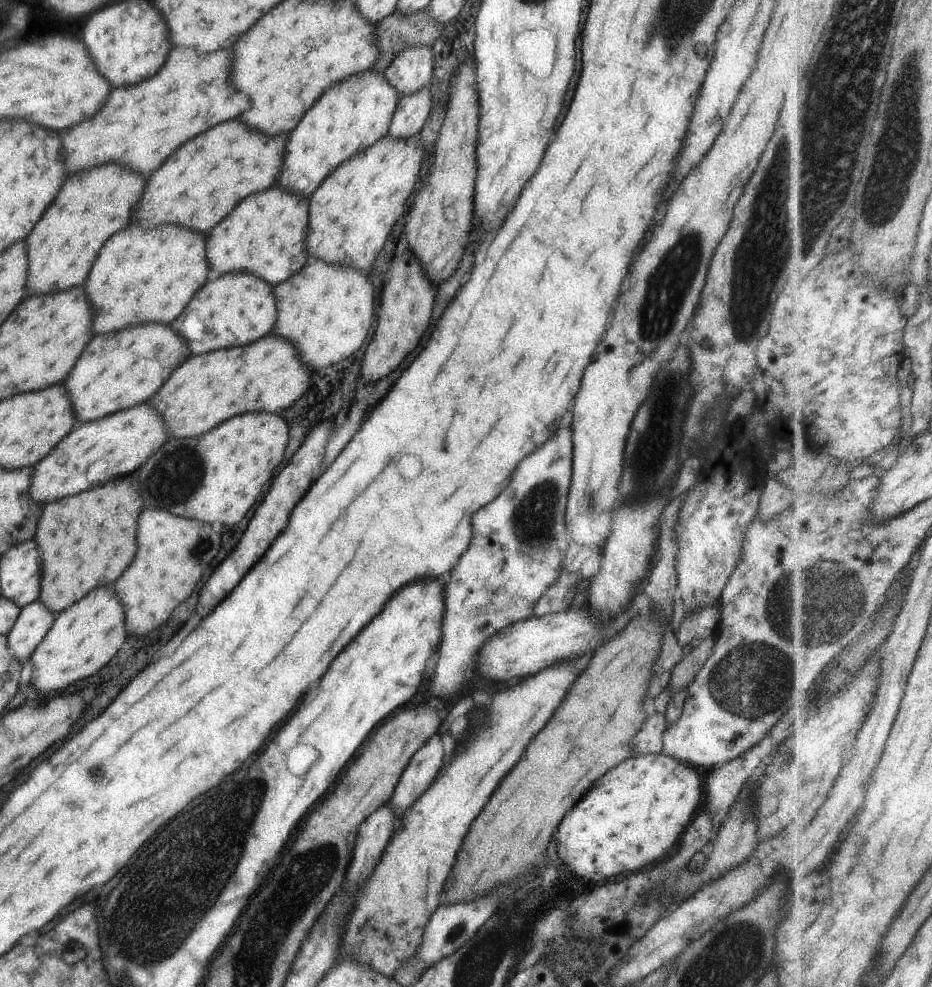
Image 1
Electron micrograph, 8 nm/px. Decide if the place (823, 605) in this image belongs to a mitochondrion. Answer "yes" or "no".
yes

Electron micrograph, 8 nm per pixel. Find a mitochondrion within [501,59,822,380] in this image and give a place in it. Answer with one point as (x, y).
(669, 287)

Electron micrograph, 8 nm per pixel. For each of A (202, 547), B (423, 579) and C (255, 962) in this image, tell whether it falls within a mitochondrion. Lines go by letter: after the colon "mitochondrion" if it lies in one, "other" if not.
A: mitochondrion
B: other
C: mitochondrion

